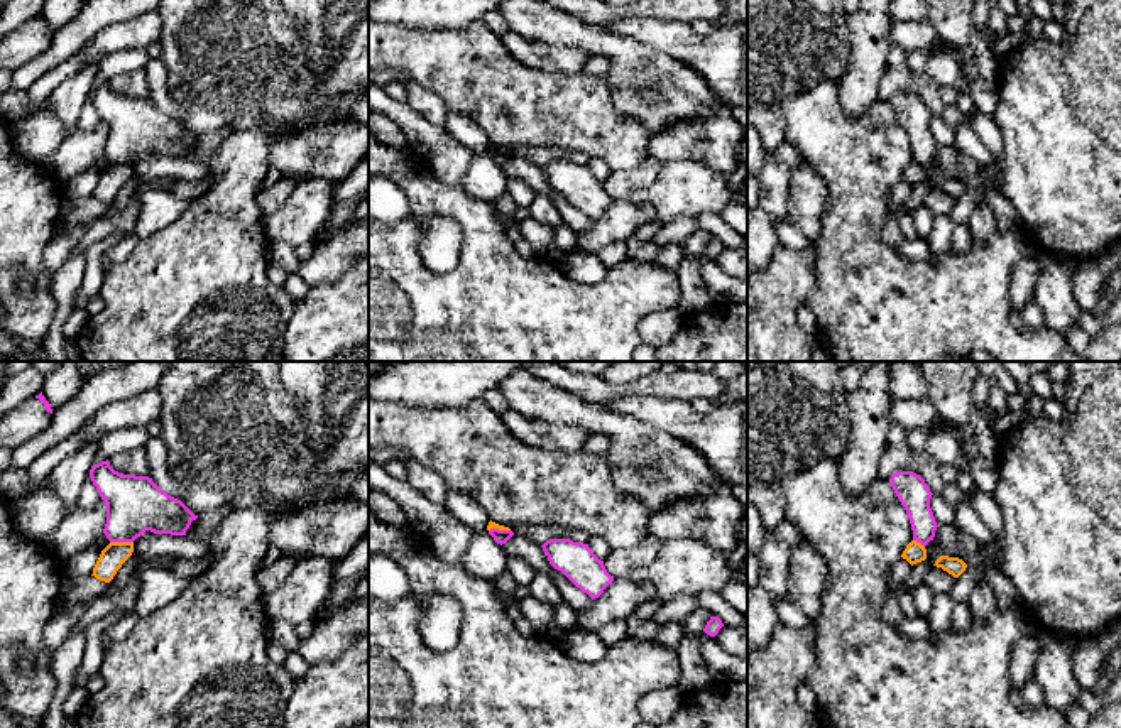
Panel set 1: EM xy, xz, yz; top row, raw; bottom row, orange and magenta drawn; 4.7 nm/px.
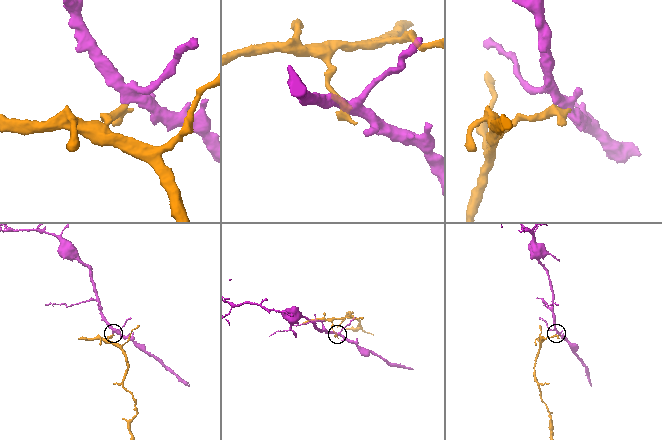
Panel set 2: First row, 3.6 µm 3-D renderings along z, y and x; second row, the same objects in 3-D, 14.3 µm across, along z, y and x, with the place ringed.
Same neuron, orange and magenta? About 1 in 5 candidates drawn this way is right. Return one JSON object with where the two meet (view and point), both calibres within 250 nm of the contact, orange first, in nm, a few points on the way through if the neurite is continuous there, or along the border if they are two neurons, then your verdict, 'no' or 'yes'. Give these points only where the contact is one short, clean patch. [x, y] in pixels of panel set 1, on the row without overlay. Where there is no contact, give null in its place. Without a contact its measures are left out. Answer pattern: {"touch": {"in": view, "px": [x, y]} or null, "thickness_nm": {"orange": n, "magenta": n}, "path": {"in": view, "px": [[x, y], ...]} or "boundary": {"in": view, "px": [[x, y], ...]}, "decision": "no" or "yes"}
{"touch": {"in": "xy", "px": [122, 164]}, "thickness_nm": {"orange": 120, "magenta": 280}, "boundary": {"in": "xy", "px": [[110, 162], [132, 164]]}, "decision": "no"}

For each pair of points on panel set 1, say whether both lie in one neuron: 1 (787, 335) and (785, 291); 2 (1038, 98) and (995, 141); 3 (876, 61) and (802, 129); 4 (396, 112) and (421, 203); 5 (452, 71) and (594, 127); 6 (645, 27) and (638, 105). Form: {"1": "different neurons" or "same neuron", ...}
{"1": "same neuron", "2": "different neurons", "3": "different neurons", "4": "different neurons", "5": "same neuron", "6": "different neurons"}

